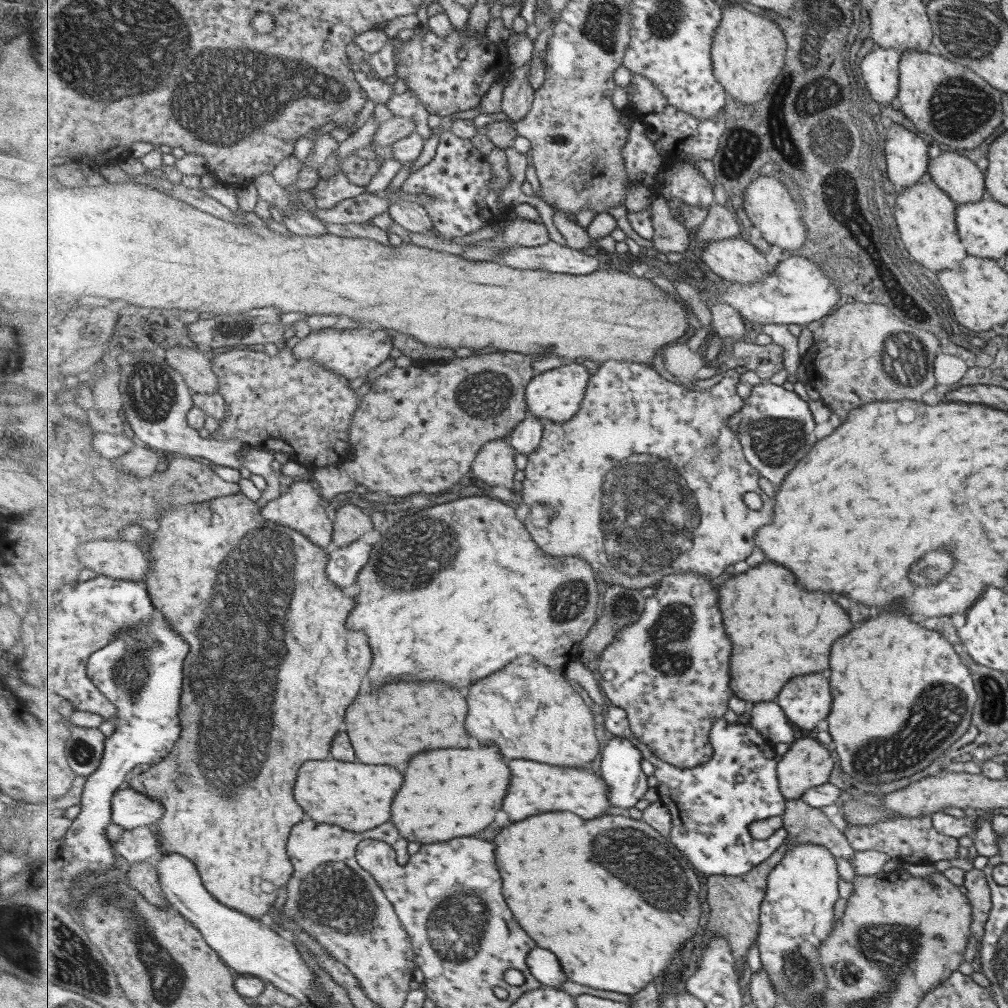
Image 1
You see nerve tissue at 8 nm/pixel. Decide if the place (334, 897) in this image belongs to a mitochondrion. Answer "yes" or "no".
yes

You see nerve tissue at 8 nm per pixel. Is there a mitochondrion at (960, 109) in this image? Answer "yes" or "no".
yes

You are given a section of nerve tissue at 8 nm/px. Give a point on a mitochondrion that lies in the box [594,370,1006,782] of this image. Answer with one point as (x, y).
(950, 555)

